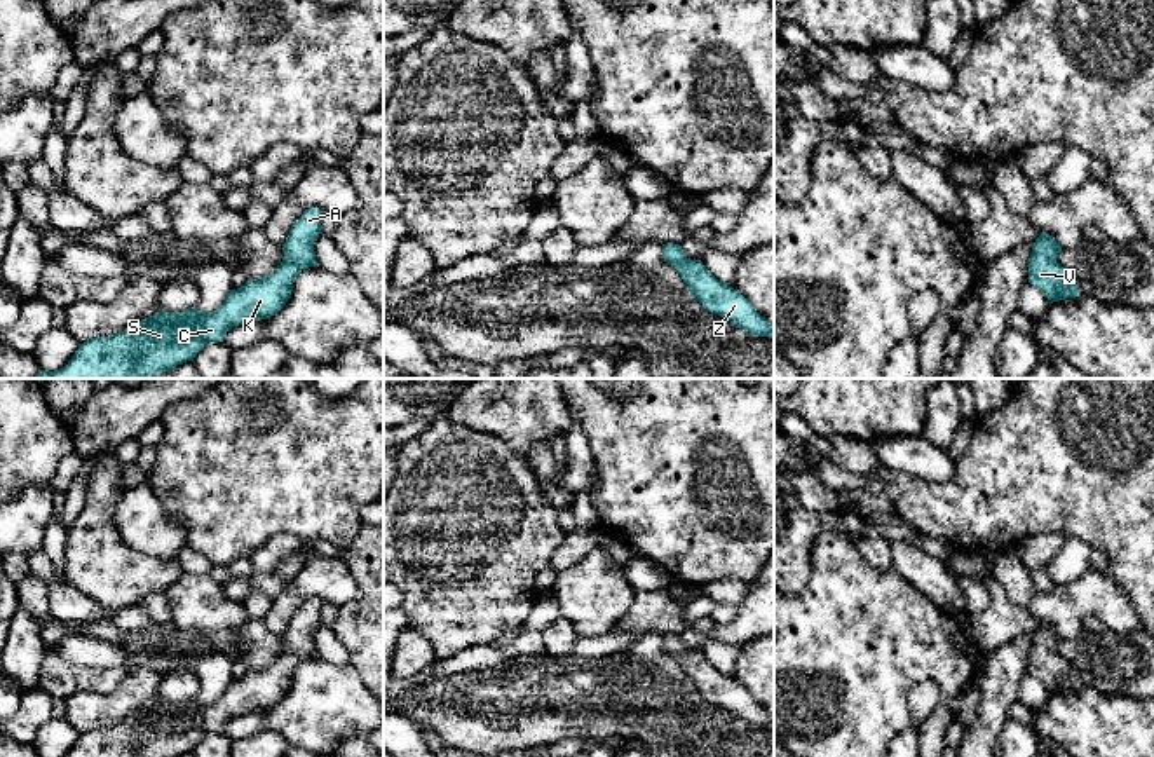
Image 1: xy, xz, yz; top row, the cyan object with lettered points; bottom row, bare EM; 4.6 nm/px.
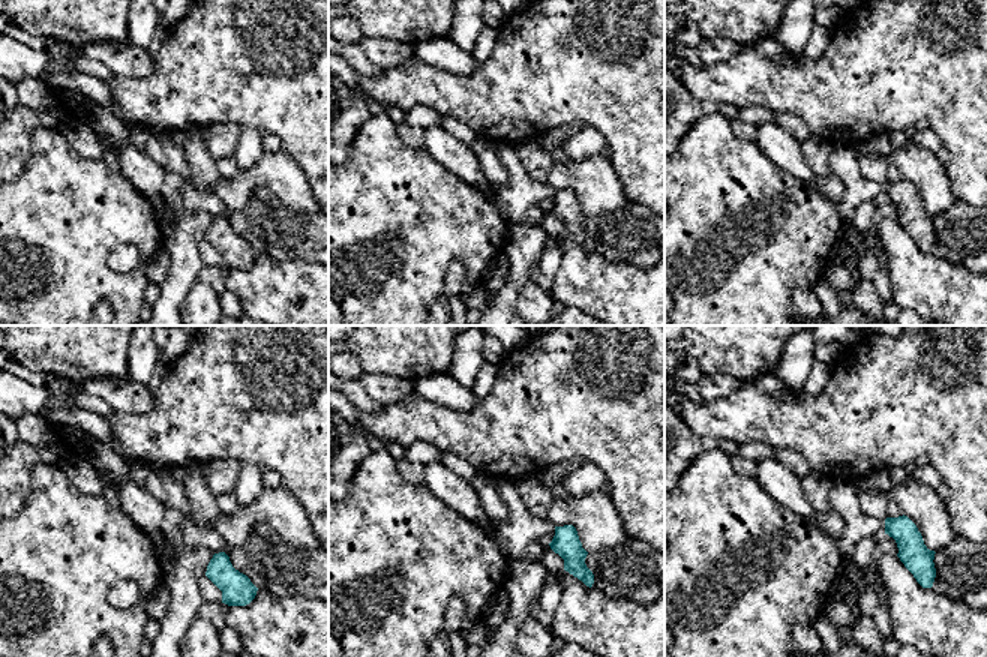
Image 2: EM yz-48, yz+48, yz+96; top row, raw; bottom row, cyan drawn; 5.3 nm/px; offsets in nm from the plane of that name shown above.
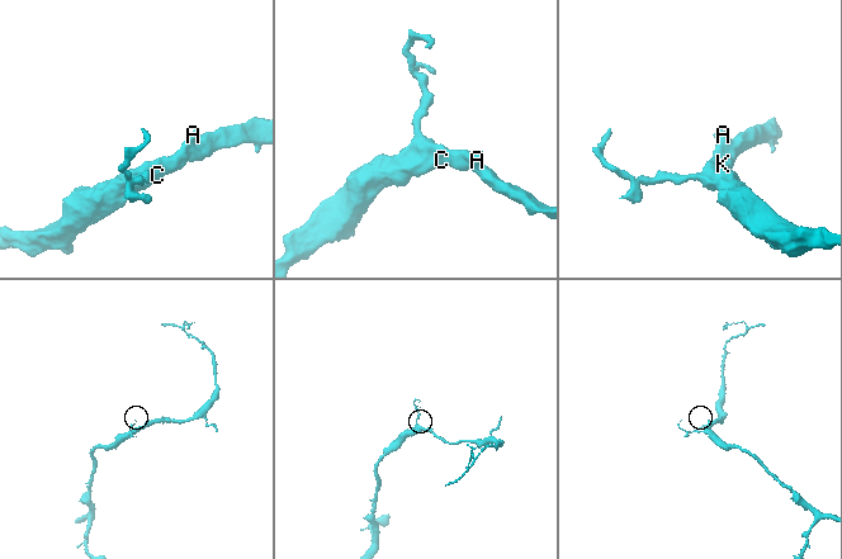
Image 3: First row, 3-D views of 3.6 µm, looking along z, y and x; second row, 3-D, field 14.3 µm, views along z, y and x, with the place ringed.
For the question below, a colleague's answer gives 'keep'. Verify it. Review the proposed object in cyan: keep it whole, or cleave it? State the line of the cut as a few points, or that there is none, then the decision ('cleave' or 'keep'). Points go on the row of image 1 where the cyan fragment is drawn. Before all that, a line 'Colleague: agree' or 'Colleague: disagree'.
Colleague: agree
cut none; keep

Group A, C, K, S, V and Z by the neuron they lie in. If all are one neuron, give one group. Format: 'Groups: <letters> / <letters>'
Groups: A C K S V Z

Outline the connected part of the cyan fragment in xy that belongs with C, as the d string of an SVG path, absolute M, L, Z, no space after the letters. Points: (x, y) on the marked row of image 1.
M319 208L305 209L282 244L284 258L277 269L228 290L214 312L206 314L197 307L159 310L124 331L78 344L66 366L40 370L33 378L153 378L193 361L204 345L221 342L234 326L277 314L289 300L296 276L317 267L314 244L321 234L321 215Z

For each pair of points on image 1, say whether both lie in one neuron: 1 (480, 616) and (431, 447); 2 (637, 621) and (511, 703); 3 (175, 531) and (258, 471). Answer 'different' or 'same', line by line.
1: same
2: different
3: different

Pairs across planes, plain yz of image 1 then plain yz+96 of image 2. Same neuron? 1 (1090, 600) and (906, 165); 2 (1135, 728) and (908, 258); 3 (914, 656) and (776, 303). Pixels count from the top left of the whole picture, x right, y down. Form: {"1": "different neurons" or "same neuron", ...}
{"1": "same neuron", "2": "same neuron", "3": "same neuron"}

